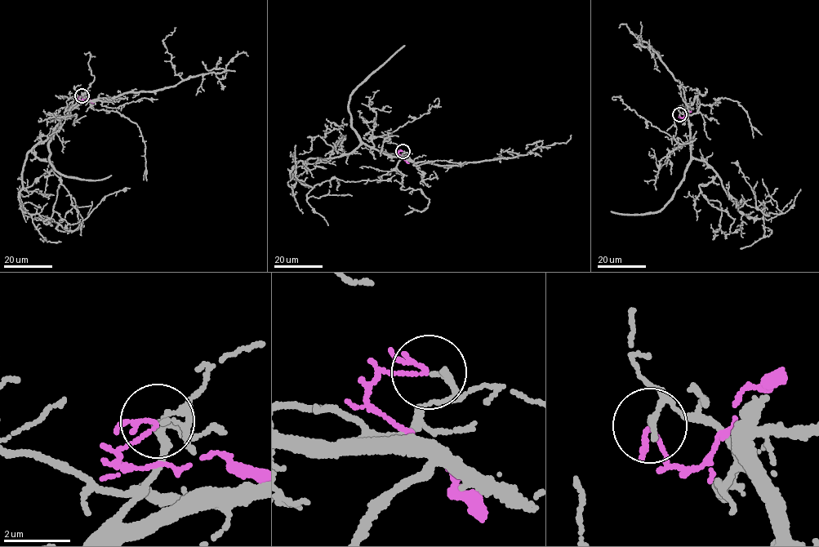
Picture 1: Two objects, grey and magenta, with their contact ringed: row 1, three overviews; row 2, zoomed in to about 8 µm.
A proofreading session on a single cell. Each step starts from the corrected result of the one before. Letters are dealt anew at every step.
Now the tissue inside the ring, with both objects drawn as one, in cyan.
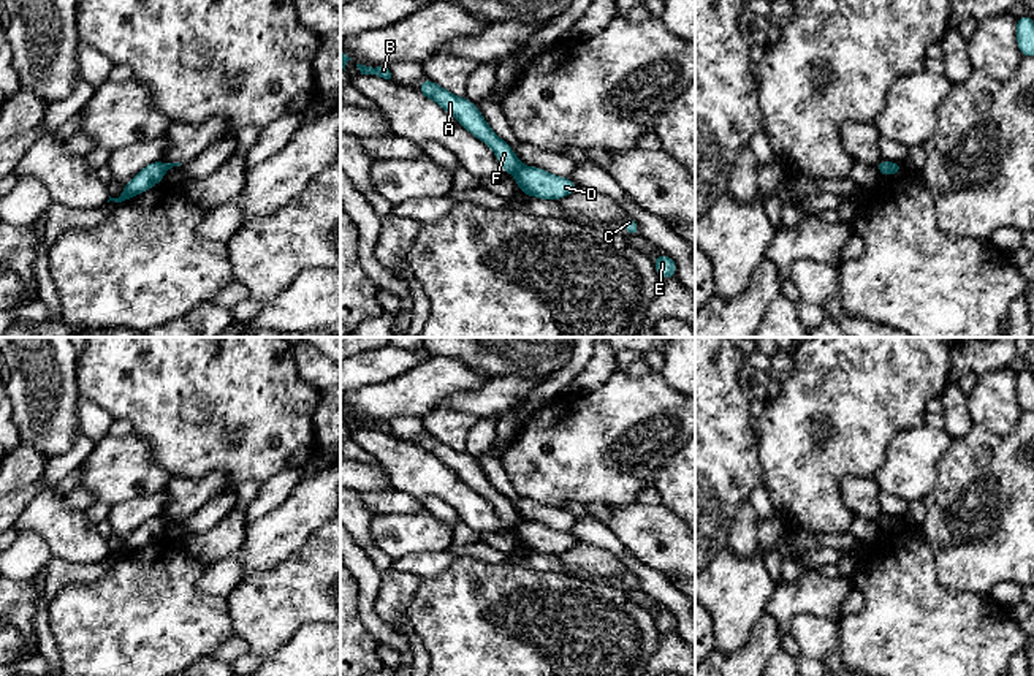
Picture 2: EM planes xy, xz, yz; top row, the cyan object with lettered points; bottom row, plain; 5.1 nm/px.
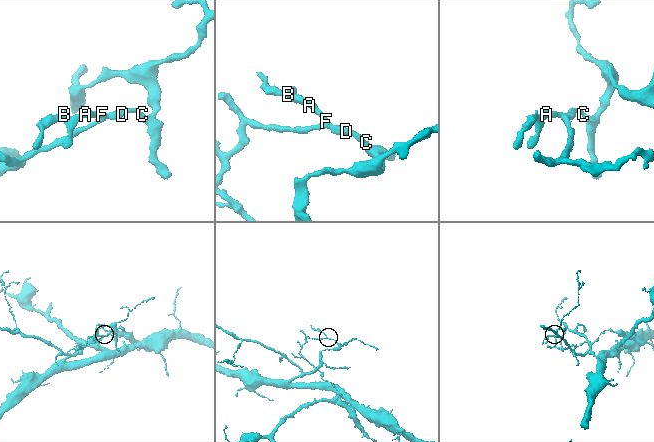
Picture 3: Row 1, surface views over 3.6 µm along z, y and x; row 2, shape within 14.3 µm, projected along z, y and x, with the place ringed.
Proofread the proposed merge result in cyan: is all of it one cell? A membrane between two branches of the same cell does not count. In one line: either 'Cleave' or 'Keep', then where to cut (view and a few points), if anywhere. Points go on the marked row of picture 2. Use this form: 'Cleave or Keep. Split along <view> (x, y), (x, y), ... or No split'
Cleave. Split along xz (521, 165), (513, 173)

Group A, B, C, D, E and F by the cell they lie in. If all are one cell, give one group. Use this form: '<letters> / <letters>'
A B F / C D E

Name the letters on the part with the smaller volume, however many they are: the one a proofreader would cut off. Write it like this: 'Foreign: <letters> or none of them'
Foreign: A, B, F

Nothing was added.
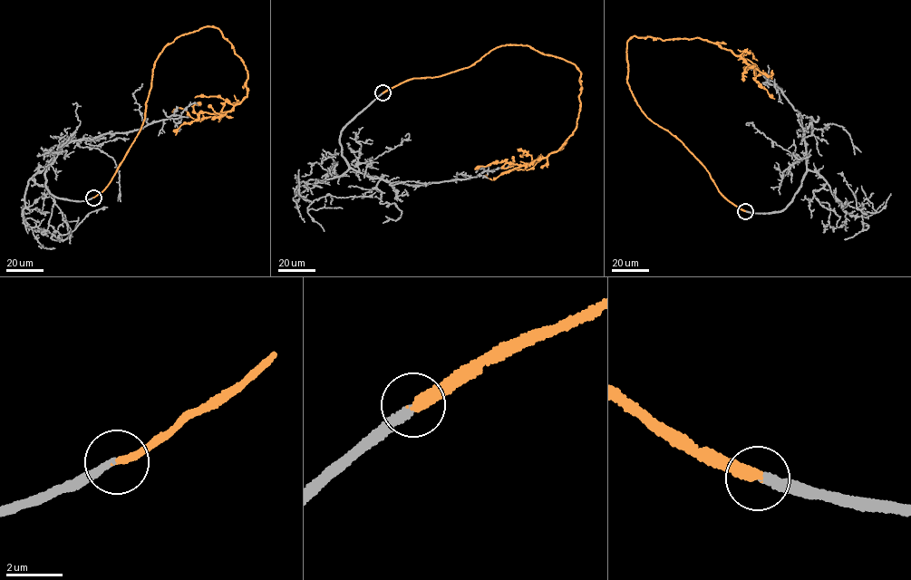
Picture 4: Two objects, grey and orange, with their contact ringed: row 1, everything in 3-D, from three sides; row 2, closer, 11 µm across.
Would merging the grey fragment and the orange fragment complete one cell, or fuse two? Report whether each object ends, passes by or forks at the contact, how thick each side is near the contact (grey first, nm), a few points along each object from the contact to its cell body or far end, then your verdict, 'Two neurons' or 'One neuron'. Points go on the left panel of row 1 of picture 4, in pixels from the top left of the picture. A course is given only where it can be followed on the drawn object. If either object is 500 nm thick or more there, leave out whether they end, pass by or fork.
At the ring grey ends. At the ring orange ends. Thickness 260 nm (grey) against 320 nm. Course of grey: (93, 198), (72, 201), (50, 193), (48, 165), (30, 178), (24, 221), (63, 240), (88, 214), (108, 207). Course of orange: (93, 198), (140, 130), (159, 54), (179, 37), (218, 28), (244, 62), (247, 93), (212, 117), (171, 111). One neuron

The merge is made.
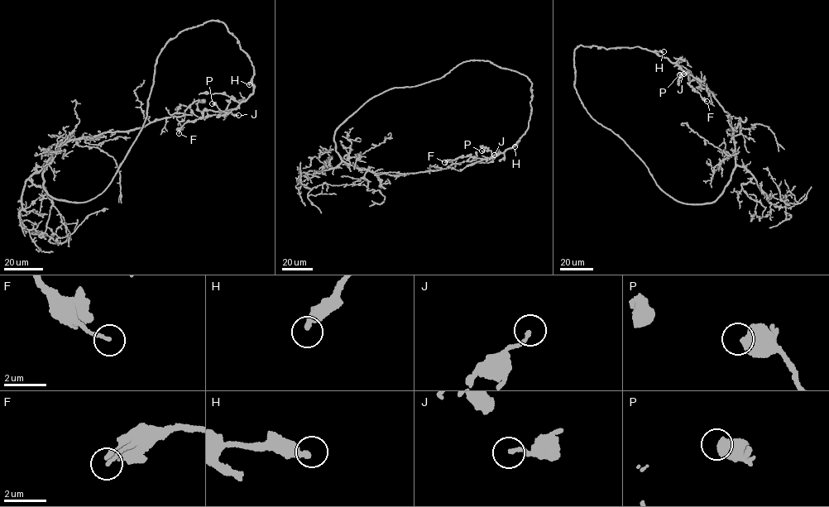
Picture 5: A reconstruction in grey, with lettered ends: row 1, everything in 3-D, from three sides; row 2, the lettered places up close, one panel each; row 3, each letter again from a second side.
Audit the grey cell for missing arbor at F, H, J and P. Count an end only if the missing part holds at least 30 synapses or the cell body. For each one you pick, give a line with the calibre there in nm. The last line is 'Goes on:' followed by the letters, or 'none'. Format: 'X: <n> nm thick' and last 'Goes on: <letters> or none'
Goes on: none

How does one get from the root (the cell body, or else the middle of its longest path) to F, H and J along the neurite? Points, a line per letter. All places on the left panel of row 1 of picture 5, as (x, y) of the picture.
F: (135, 141), (160, 50), (184, 30), (222, 22), (250, 57), (254, 90), (237, 107), (203, 112), (179, 133)
H: (135, 141), (146, 115), (156, 57), (184, 30), (210, 21), (222, 22), (250, 57), (255, 74), (249, 84)
J: (135, 141), (160, 50), (179, 33), (210, 21), (225, 25), (254, 67), (252, 93), (228, 111), (238, 115)

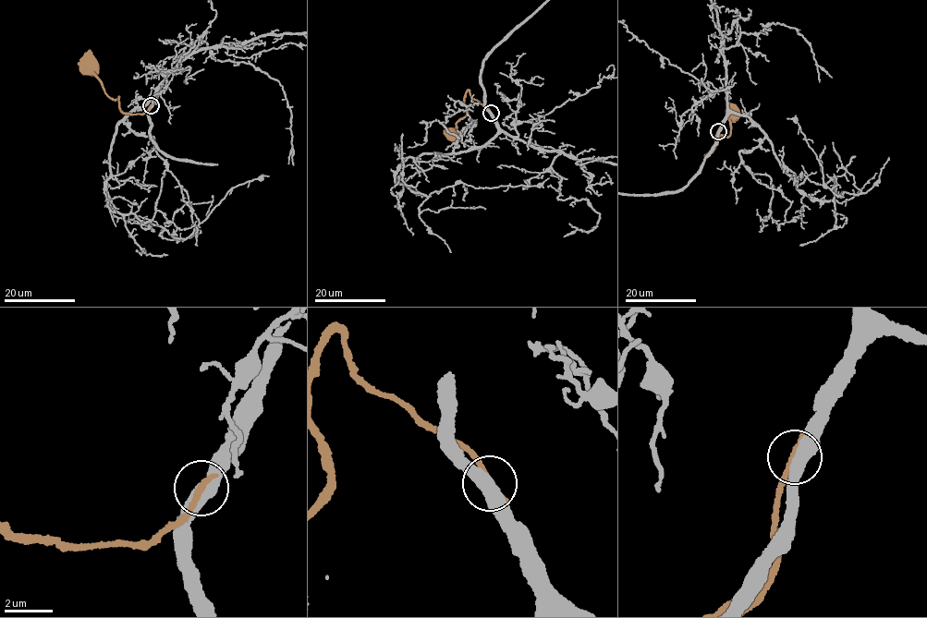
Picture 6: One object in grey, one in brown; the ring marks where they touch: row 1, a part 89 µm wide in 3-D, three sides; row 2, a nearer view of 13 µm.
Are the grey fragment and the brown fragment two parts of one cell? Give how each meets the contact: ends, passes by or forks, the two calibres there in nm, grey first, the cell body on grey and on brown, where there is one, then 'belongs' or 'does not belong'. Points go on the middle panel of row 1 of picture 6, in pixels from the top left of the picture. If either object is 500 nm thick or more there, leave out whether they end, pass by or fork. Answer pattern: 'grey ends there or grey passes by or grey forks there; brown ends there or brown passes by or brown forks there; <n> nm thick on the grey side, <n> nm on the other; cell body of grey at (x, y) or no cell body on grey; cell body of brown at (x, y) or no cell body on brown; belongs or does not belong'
500 nm thick on the grey side, 320 nm on the other; no cell body on grey; cell body of brown at (452, 134); belongs

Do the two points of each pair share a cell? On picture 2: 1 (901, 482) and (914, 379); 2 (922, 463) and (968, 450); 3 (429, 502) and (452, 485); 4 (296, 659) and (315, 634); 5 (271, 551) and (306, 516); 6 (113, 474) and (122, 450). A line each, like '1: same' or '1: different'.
1: different
2: different
3: different
4: same
5: same
6: same

